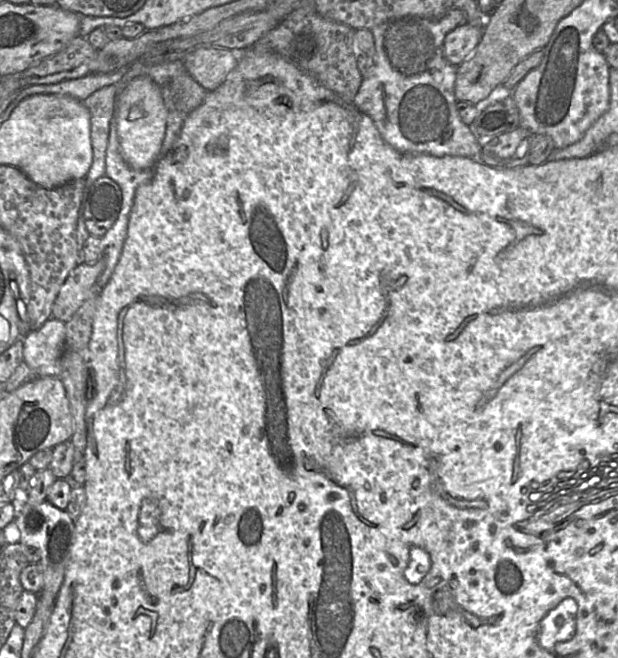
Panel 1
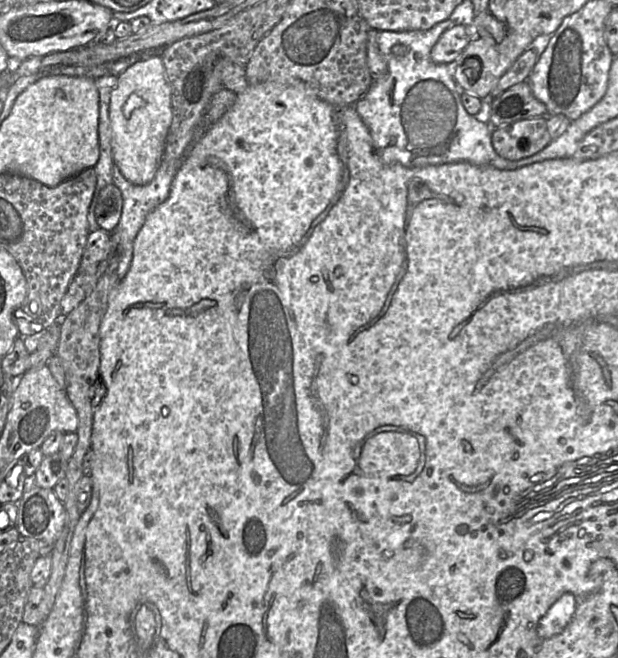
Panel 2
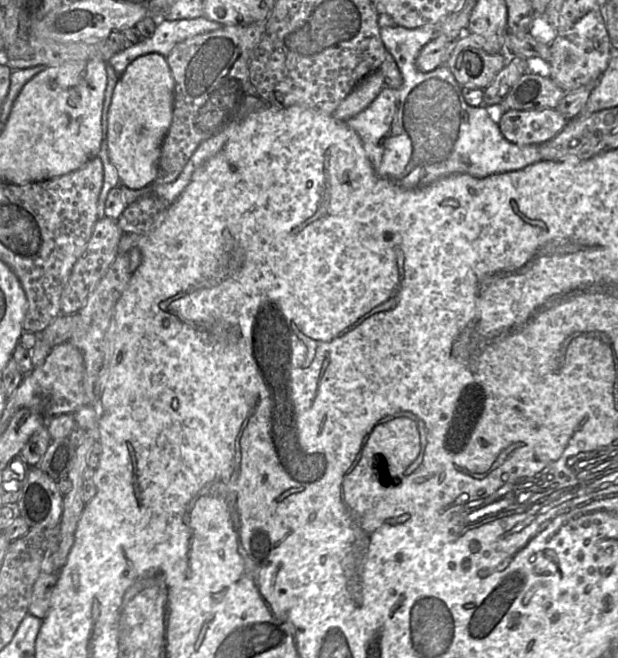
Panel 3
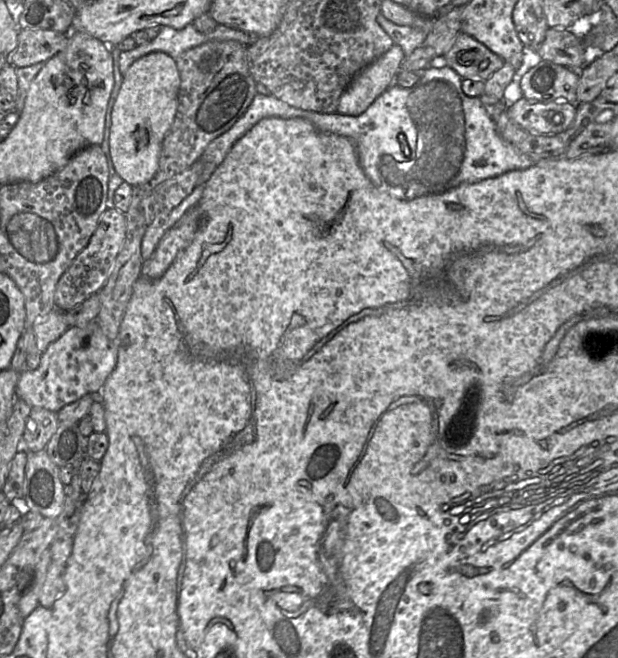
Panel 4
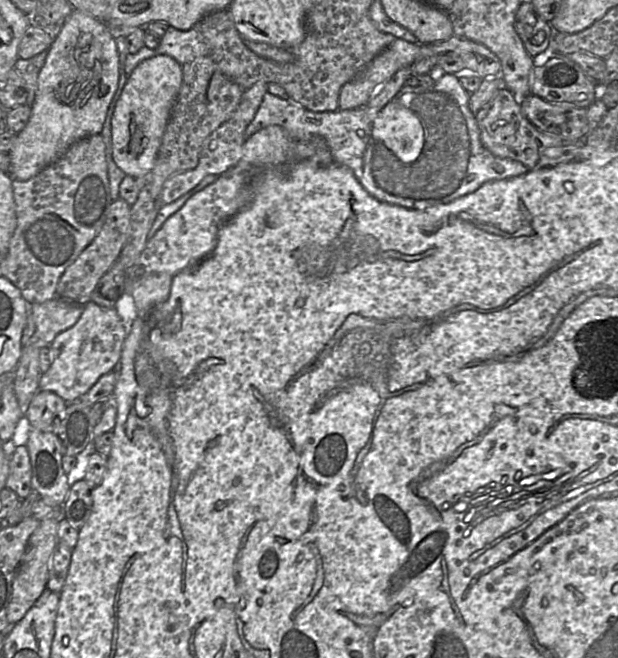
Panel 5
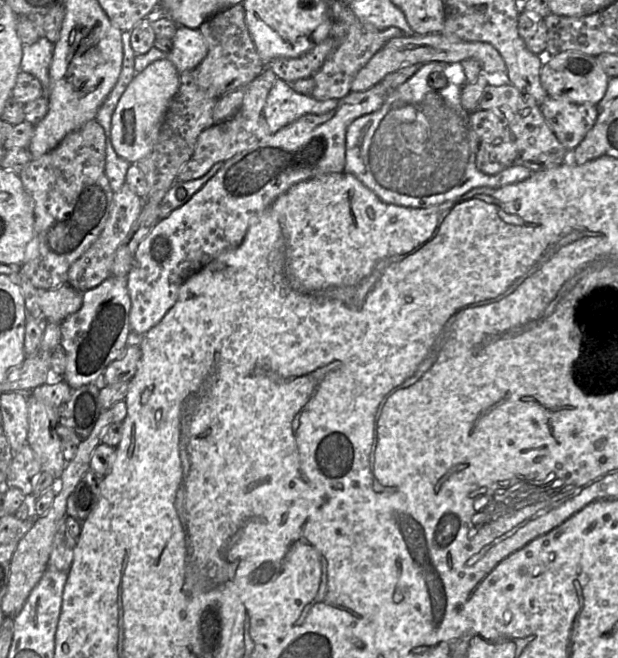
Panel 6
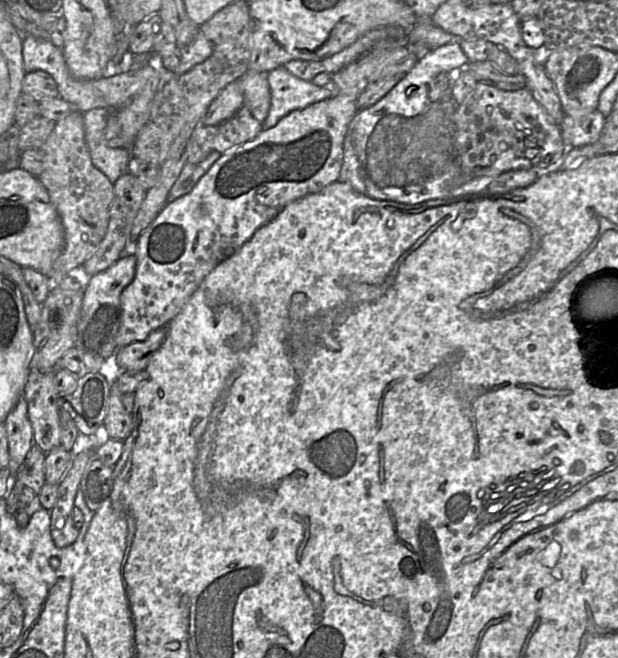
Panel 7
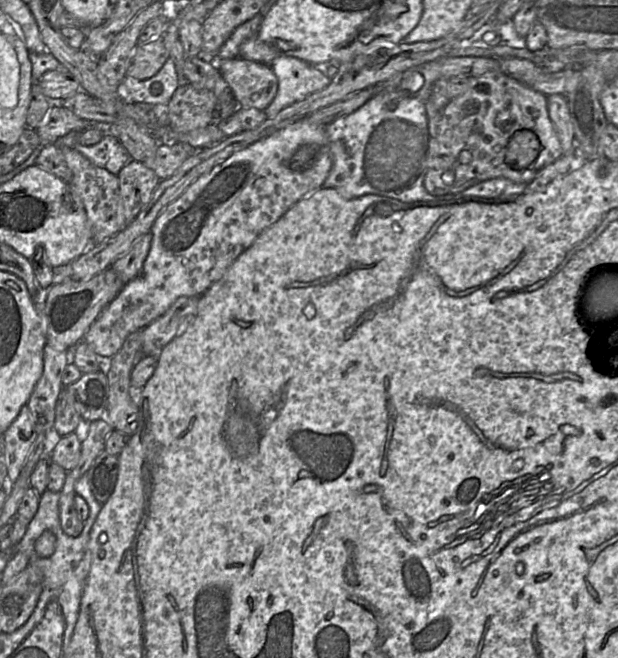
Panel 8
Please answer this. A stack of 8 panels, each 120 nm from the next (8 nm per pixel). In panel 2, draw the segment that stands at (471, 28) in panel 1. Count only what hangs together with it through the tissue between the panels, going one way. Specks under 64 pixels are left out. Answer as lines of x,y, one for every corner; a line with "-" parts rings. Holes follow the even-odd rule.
454,24
442,33
431,50
431,59
437,64
455,61
473,37
473,30
463,24

